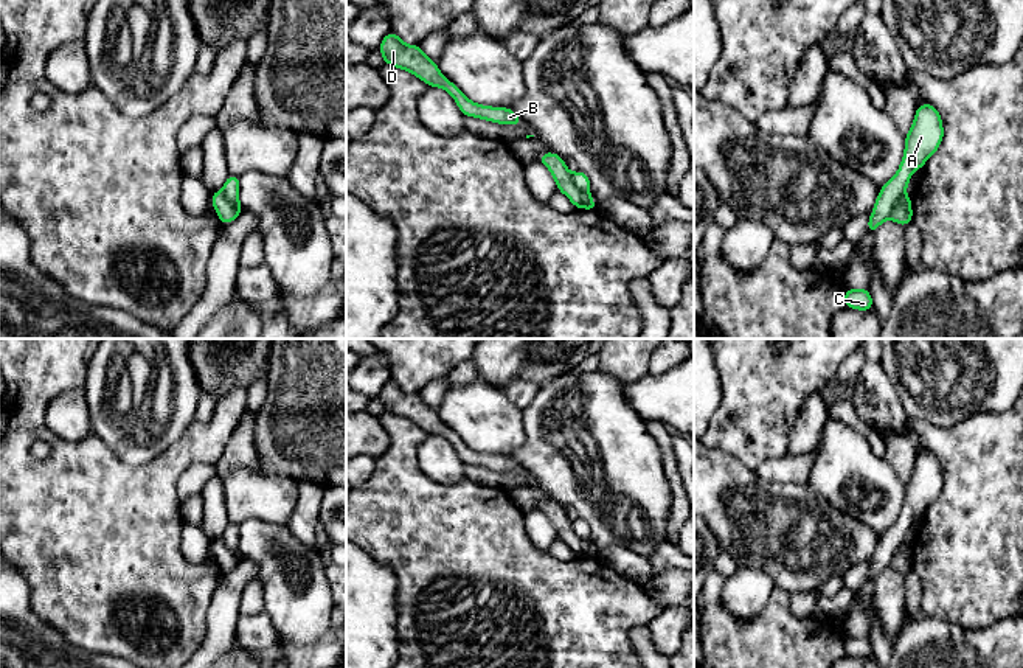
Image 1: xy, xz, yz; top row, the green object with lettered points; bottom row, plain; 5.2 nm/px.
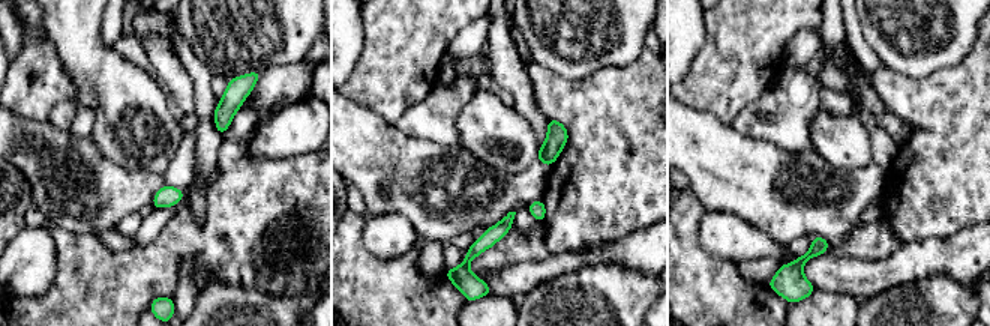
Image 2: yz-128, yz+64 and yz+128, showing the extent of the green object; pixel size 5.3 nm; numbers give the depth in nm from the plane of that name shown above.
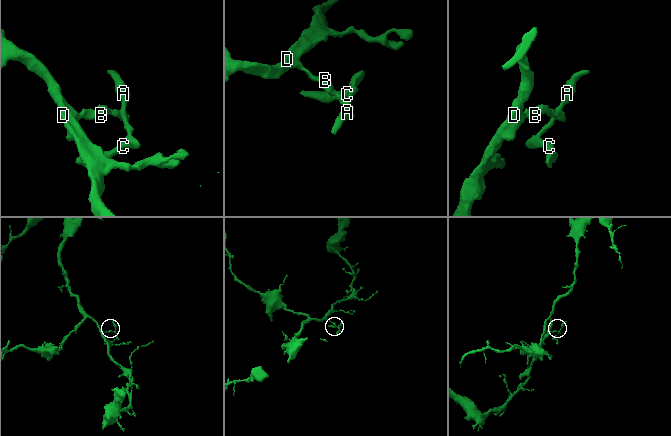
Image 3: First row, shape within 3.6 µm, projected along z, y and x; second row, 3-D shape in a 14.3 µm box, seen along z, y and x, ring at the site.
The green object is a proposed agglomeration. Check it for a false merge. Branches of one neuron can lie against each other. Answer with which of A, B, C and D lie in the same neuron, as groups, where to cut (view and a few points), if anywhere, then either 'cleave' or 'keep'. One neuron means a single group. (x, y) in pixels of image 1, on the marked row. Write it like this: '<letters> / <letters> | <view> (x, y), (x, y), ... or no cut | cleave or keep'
A C / B D | xz (570, 174), (570, 180), (579, 190), (587, 191) | cleave

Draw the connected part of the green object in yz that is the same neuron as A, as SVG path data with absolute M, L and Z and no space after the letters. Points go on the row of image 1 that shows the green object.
M919 104L910 132L905 135L905 152L899 171L882 186L866 231L876 233L877 227L889 217L896 200L905 193L911 174L924 168L931 154L938 151L944 137L942 120L933 104Z

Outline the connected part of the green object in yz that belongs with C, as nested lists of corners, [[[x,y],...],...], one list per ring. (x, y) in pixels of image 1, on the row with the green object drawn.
[[[848,289],[844,292],[846,308],[869,311],[872,309],[872,297],[868,289]]]

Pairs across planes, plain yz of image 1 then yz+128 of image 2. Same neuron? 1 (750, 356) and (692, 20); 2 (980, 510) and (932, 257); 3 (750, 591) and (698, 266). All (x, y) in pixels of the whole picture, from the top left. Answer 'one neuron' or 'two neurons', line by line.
1: two neurons
2: two neurons
3: two neurons

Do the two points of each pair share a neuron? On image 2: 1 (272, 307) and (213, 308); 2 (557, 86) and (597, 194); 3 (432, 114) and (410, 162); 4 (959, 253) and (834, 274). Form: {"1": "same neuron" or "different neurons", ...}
{"1": "same neuron", "2": "same neuron", "3": "different neurons", "4": "same neuron"}

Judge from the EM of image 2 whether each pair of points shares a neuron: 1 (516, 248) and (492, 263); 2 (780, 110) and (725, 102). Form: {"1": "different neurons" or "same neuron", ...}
{"1": "same neuron", "2": "different neurons"}

